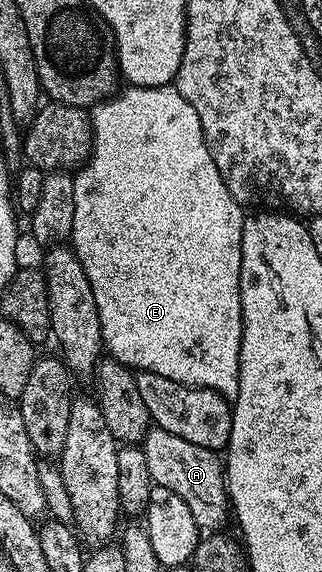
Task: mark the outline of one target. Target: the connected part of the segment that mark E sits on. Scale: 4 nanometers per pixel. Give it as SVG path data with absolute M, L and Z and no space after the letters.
M176 85L168 86L129 86L122 89L120 93L112 98L106 98L105 102L109 106L109 118L91 118L93 128L93 144L87 161L76 171L73 183L75 184L75 220L73 221L73 232L71 235L72 249L76 250L77 258L83 264L83 272L87 272L87 280L91 284L91 292L95 292L95 308L99 312L99 324L101 325L101 340L108 357L114 358L117 362L122 362L125 366L140 372L150 370L159 376L167 376L167 380L181 382L184 386L202 386L208 390L220 390L226 396L236 395L239 388L239 348L241 347L241 337L243 336L243 316L241 315L241 294L237 291L239 276L241 275L241 255L239 248L243 244L243 224L247 214L241 203L227 192L227 184L223 184L223 176L219 176L219 168L215 168L215 160L211 160L211 152L205 143L203 128L199 124L199 116L188 108L181 110L157 110L154 114L148 114L141 110L141 102L169 102L172 98L178 97Z

